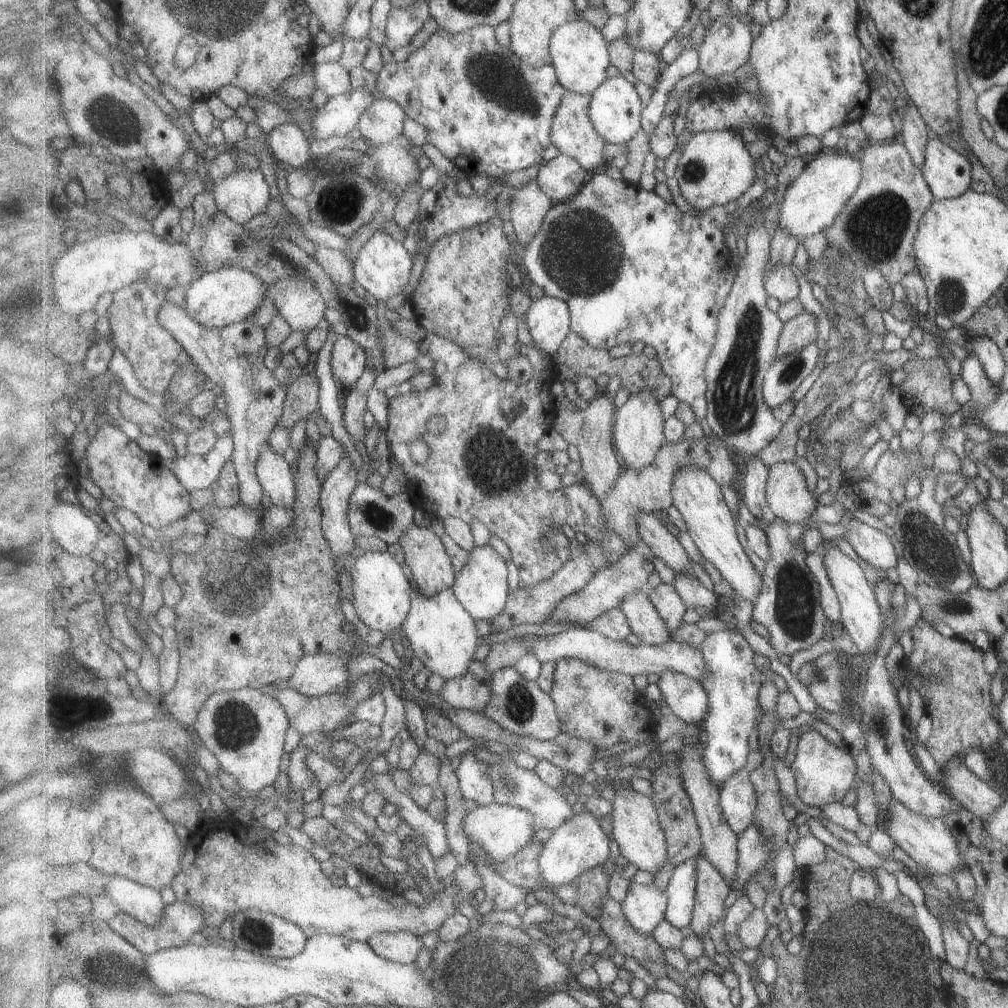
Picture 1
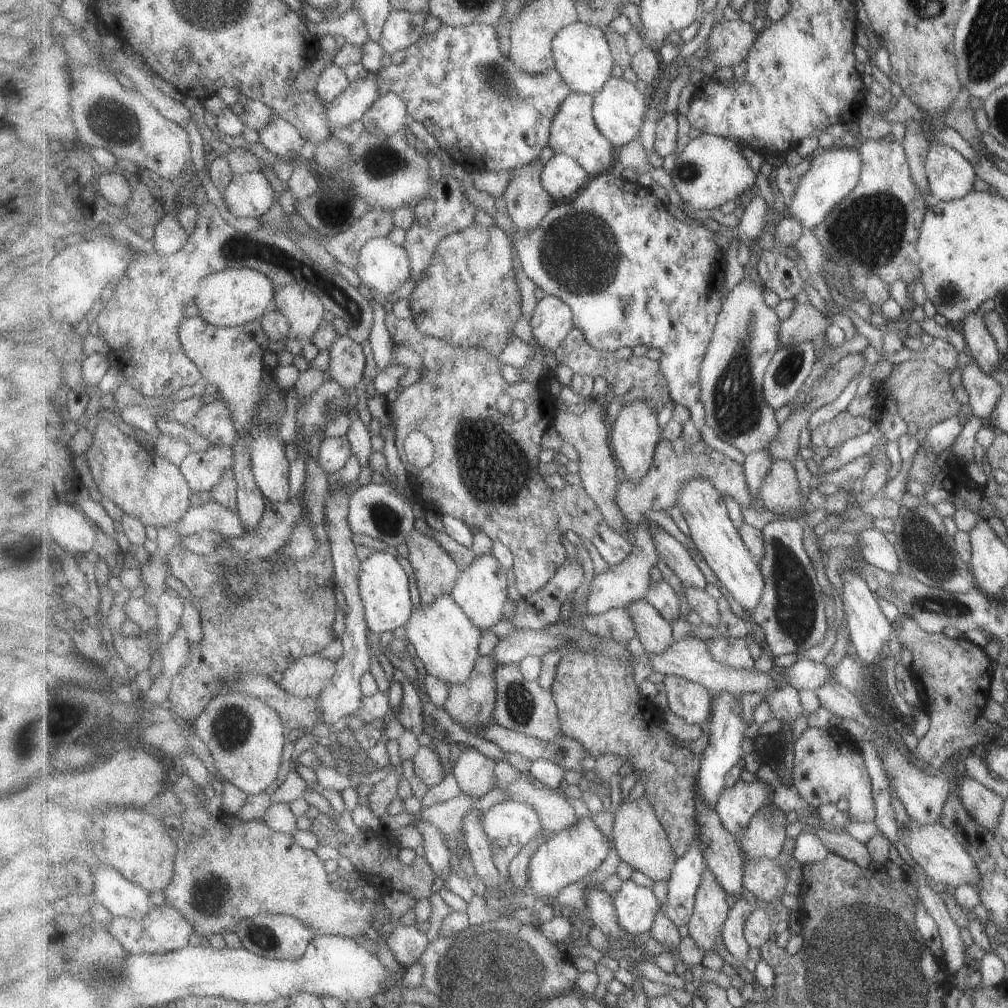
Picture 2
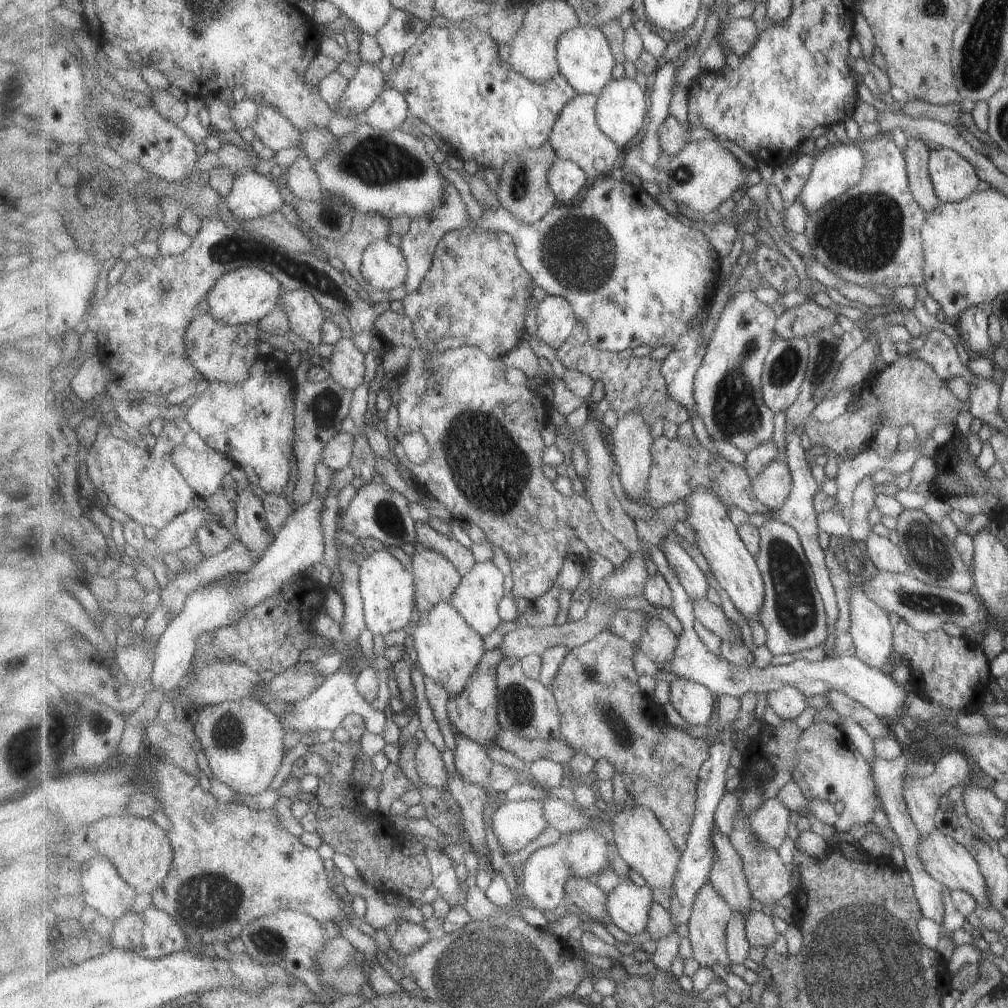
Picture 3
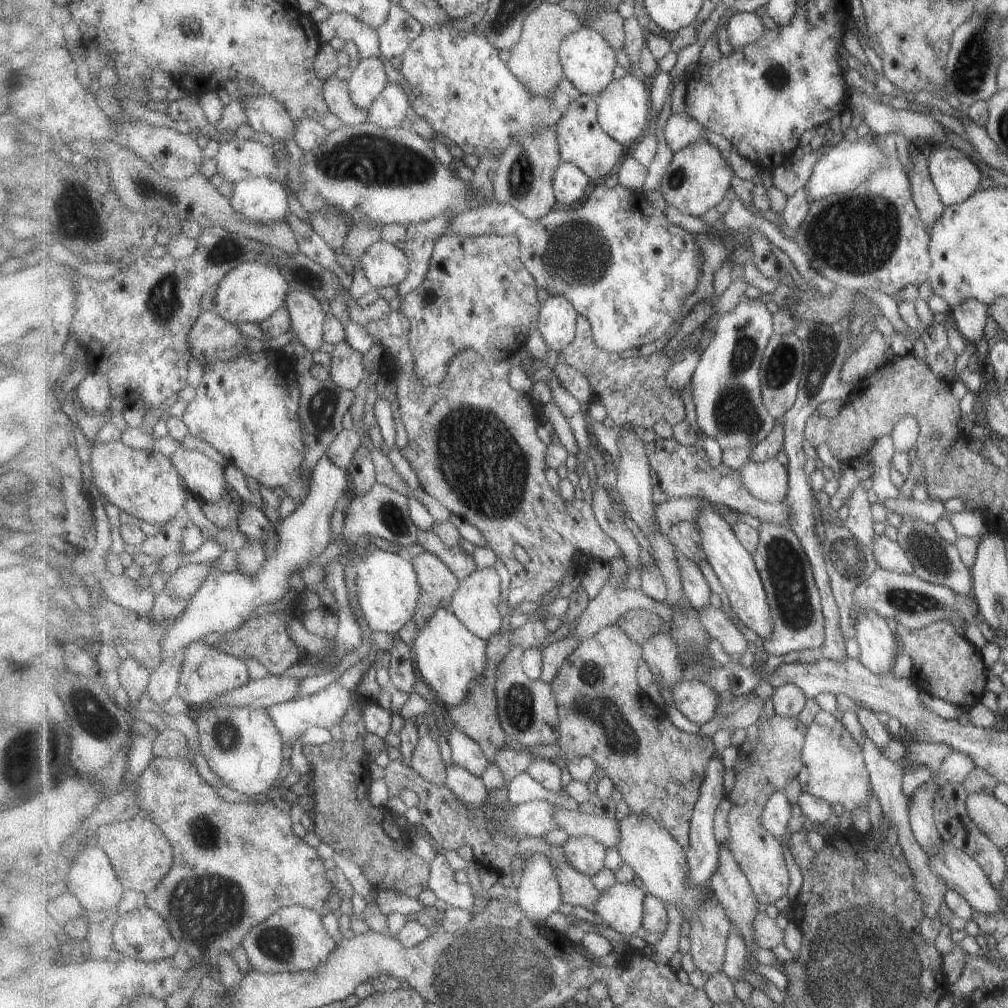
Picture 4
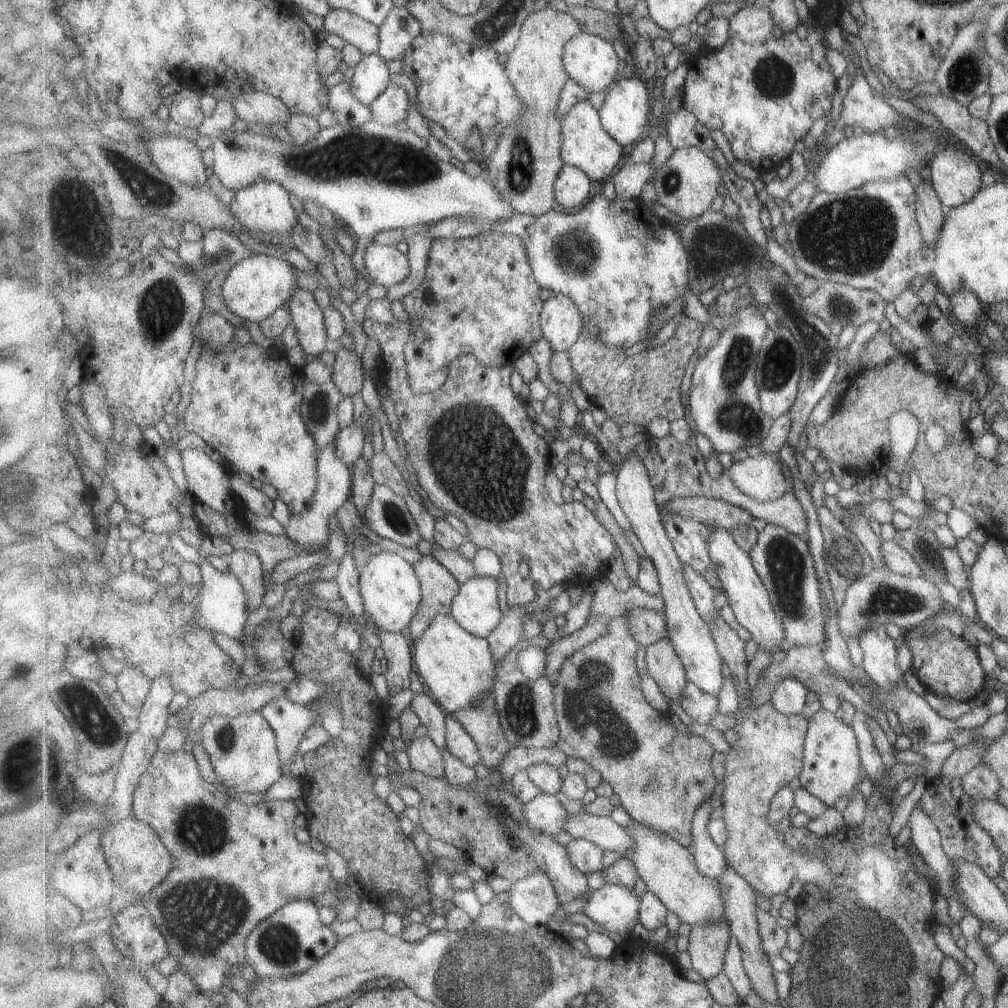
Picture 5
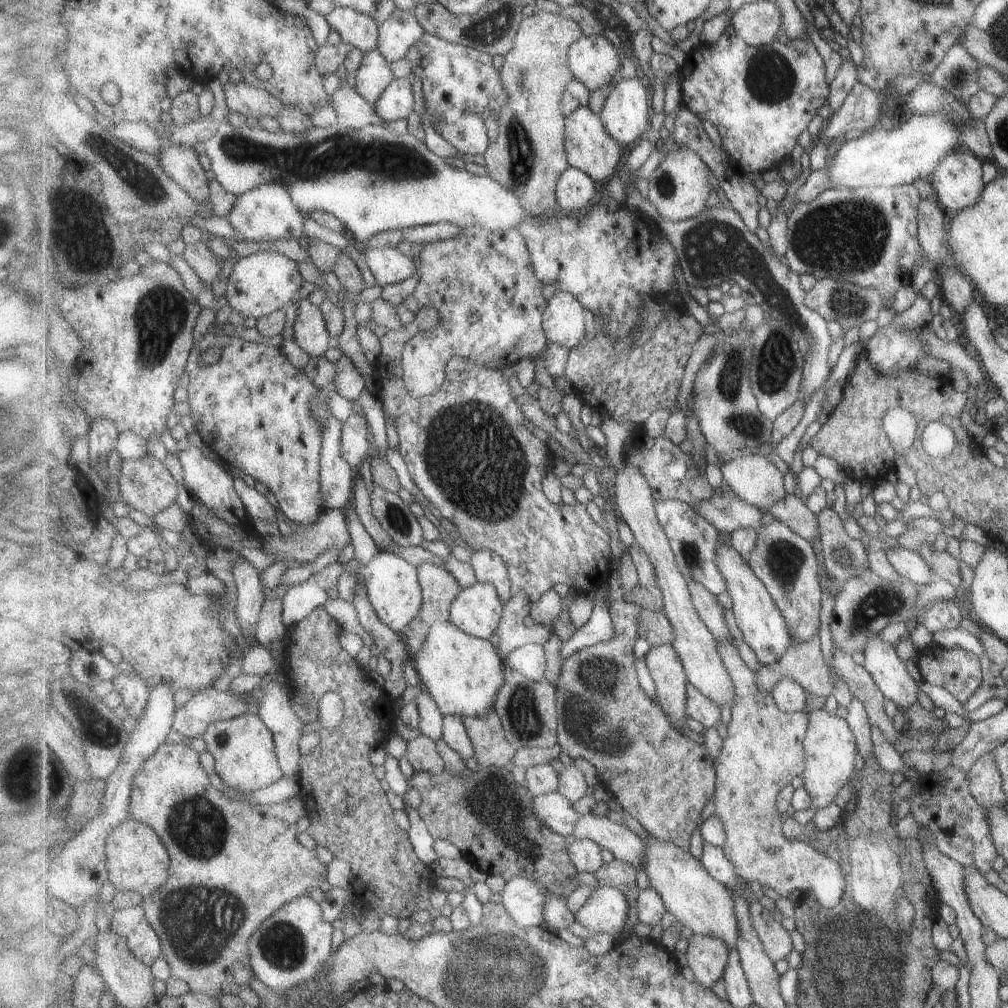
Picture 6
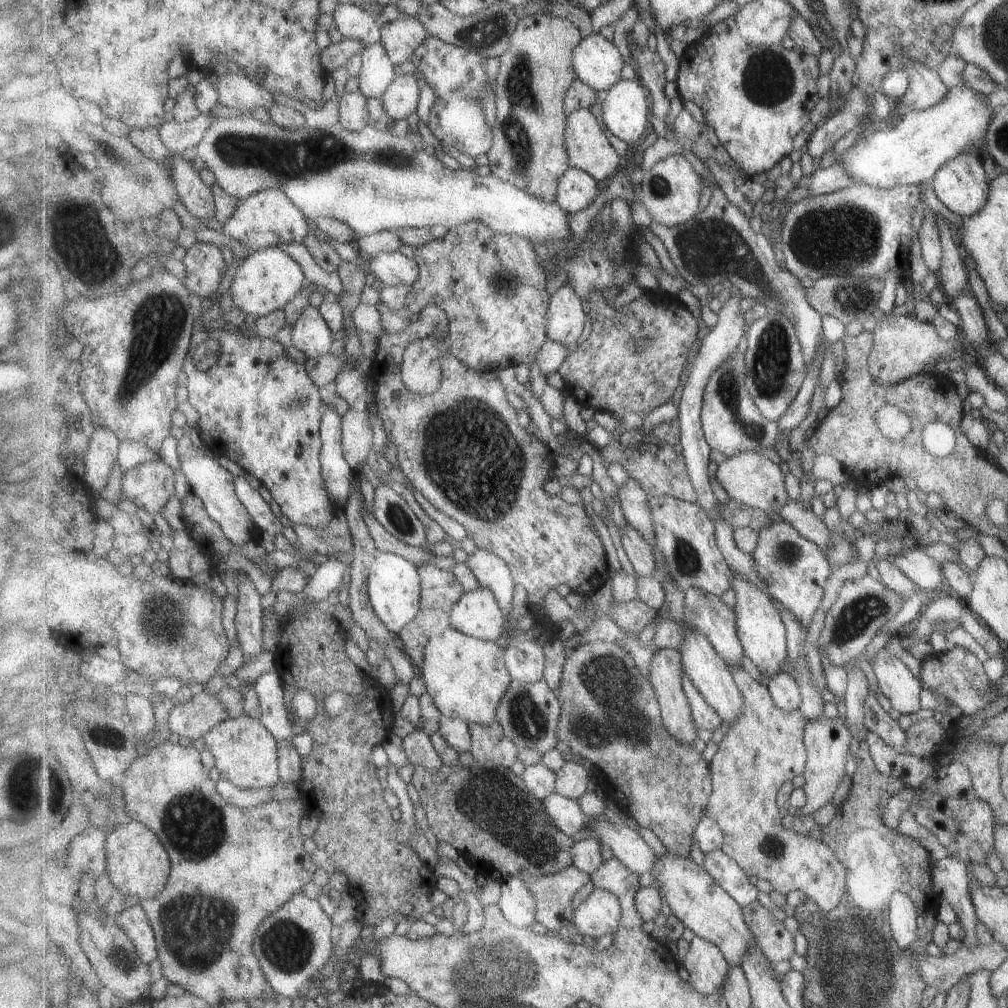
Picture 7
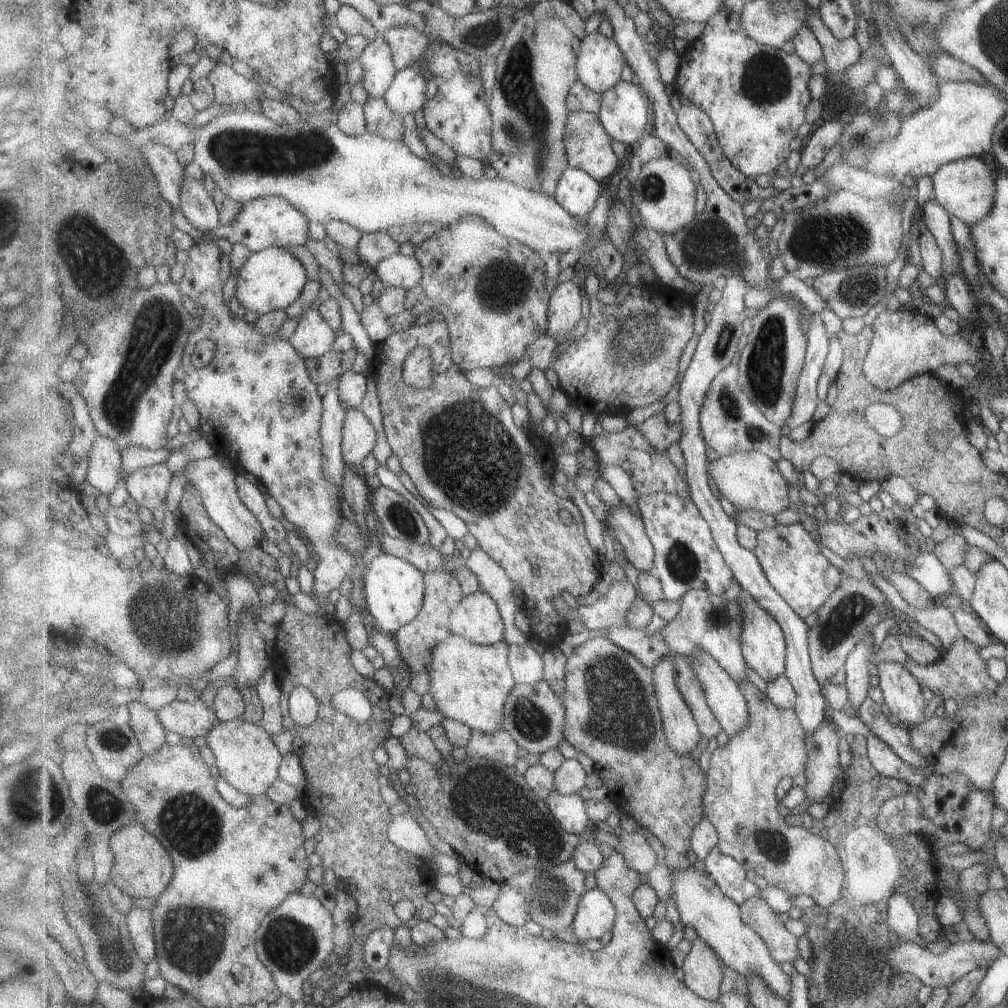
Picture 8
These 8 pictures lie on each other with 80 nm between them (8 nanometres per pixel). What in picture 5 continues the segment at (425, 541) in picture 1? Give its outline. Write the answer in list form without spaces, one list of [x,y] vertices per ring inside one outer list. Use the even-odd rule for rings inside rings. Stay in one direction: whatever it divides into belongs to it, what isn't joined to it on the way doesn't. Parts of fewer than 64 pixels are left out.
[[[432,555],[422,556],[414,564],[417,577],[420,579],[421,589],[423,591],[423,601],[419,612],[409,626],[409,637],[413,644],[421,640],[425,630],[428,630],[433,622],[440,616],[449,616],[453,600],[460,594],[461,584],[449,573],[449,570],[442,566]]]

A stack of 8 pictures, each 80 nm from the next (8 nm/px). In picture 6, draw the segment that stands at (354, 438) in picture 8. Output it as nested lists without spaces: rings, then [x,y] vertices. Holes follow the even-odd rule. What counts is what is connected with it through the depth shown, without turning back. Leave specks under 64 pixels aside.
[[[351,413],[342,424],[341,453],[353,469],[357,469],[363,459],[372,457],[369,432],[365,416],[359,414]]]

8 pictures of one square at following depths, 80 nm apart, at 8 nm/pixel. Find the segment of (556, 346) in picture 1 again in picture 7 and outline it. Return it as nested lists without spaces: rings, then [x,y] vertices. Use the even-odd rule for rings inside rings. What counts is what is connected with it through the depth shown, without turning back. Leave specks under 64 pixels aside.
[[[568,283],[551,295],[547,324],[550,340],[561,342],[570,349],[575,348],[575,342],[585,332],[587,309],[583,307],[582,299]]]

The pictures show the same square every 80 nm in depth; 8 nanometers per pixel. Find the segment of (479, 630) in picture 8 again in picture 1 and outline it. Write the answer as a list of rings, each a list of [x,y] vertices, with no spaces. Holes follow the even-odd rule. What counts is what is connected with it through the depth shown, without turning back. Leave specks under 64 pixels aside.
[[[493,546],[476,547],[471,552],[471,558],[469,558],[467,566],[457,575],[452,590],[473,619],[486,620],[492,623],[493,618],[497,618],[503,613],[511,597],[510,581],[507,574],[509,574],[507,572],[507,562],[497,554],[497,550]]]

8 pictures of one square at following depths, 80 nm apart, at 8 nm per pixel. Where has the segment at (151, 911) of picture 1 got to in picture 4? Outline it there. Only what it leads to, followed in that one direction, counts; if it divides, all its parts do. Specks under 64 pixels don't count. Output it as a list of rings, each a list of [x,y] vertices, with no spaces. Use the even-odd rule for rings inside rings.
[[[85,846],[75,858],[71,872],[71,892],[87,910],[107,912],[124,898],[123,884],[119,882],[109,856],[95,846]]]

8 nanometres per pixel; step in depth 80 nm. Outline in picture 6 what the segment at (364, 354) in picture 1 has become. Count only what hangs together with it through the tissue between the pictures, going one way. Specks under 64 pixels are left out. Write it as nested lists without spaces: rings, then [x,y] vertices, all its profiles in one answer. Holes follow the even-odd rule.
[[[343,355],[337,362],[337,374],[333,387],[335,391],[351,402],[357,401],[365,389],[365,378],[360,370],[353,364],[349,356]]]

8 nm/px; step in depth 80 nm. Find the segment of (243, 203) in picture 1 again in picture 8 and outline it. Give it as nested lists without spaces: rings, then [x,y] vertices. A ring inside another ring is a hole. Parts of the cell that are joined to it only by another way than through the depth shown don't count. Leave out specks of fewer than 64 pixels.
[[[265,195],[244,203],[238,218],[228,225],[217,225],[211,231],[211,238],[225,238],[231,243],[241,243],[252,253],[269,247],[293,248],[305,245],[309,238],[309,219],[286,198],[279,195]]]

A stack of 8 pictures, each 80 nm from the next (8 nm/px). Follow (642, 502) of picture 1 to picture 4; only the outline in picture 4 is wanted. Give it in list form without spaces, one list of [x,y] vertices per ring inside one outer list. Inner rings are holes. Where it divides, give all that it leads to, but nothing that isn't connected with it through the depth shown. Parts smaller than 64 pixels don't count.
[[[656,438],[646,446],[649,466],[651,466],[651,484],[654,487],[652,496],[656,506],[671,501],[675,497],[698,497],[721,504],[738,511],[756,517],[760,522],[779,524],[779,526],[791,526],[791,510],[785,502],[773,502],[758,500],[746,490],[741,482],[741,474],[738,470],[731,470],[729,466],[722,464],[713,468],[709,464],[707,452],[698,445],[683,445],[675,438]]]

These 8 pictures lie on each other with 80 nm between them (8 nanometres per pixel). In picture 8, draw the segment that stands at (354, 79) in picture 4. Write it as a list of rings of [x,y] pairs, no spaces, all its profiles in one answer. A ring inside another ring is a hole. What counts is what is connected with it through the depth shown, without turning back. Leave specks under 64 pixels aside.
[[[379,33],[358,59],[364,66],[365,74],[361,83],[367,94],[383,97],[399,71],[384,33]]]

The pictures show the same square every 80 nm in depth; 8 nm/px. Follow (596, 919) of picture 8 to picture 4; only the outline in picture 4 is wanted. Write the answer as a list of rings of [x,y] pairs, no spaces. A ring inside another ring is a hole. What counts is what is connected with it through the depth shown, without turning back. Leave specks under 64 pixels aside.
[[[618,883],[601,891],[591,912],[623,935],[640,935],[644,927],[644,905],[648,892],[635,884]]]

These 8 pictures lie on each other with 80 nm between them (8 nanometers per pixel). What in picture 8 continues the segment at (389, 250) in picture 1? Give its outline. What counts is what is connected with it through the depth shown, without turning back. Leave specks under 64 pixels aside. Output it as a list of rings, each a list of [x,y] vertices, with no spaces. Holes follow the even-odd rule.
[[[397,253],[384,258],[375,271],[383,287],[403,287],[407,290],[417,286],[424,276],[424,267],[415,254],[404,256]]]

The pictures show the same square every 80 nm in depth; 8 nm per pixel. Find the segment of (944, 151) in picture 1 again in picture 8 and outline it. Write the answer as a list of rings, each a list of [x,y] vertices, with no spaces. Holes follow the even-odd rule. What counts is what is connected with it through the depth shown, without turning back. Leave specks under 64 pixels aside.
[[[967,157],[945,163],[932,176],[933,197],[946,210],[949,216],[957,217],[968,228],[974,222],[987,216],[993,202],[993,178],[987,170],[987,166],[977,157]]]

